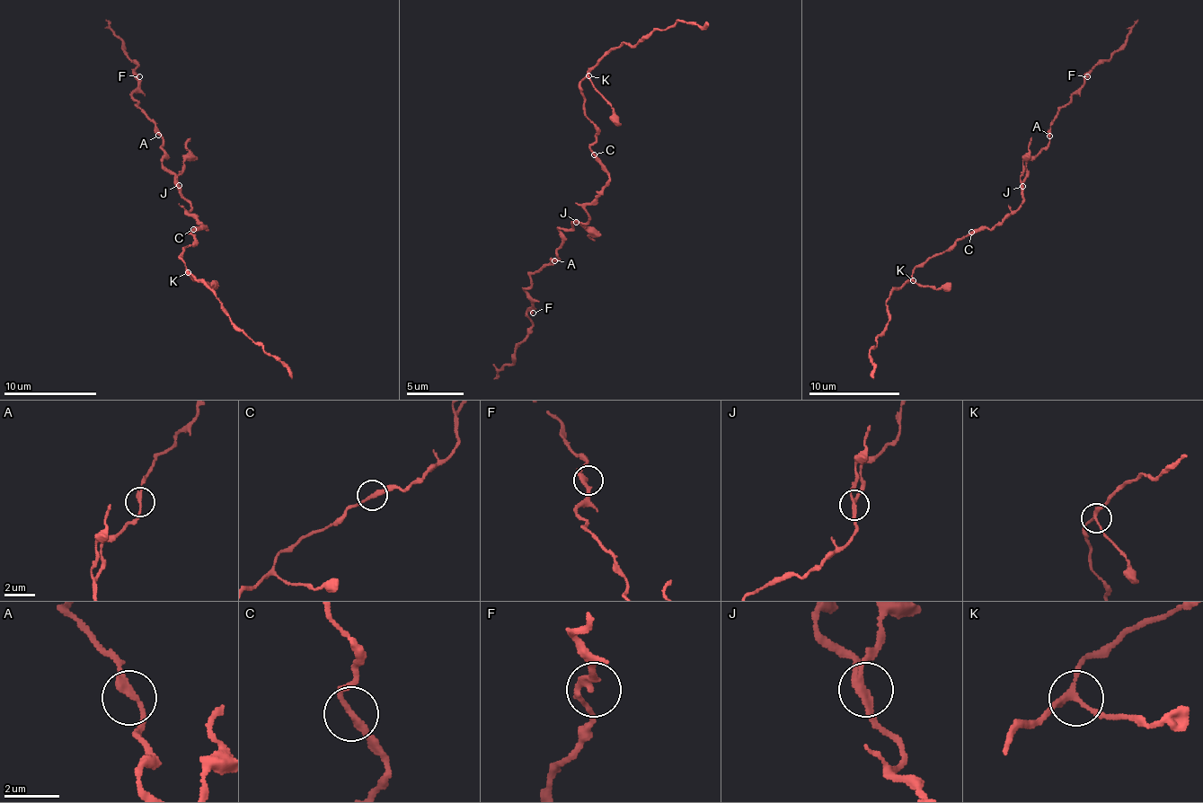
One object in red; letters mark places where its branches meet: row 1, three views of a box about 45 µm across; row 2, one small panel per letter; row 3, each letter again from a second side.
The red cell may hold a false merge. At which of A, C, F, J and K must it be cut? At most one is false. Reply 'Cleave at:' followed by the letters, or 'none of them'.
Cleave at: J

